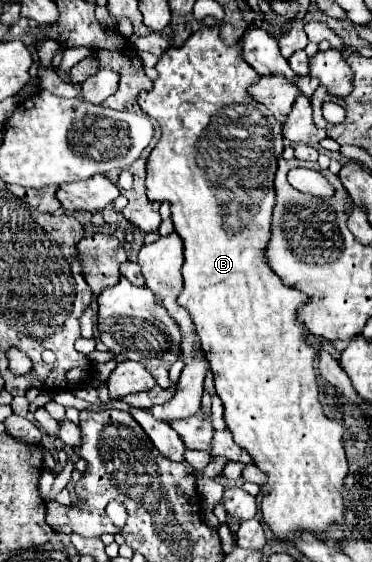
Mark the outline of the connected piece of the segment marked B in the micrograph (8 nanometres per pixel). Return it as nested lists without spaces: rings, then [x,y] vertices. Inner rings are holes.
[[[201,26],[195,34],[191,34],[183,46],[171,46],[163,52],[163,56],[157,62],[157,72],[159,78],[153,82],[153,88],[149,92],[141,92],[139,94],[139,106],[141,110],[155,118],[161,126],[161,138],[157,142],[157,146],[151,150],[149,160],[147,160],[147,198],[151,202],[169,202],[171,204],[171,218],[175,224],[175,232],[181,236],[183,246],[185,246],[185,264],[183,264],[183,290],[179,294],[179,304],[183,308],[187,308],[187,312],[191,314],[195,326],[197,326],[197,334],[201,338],[201,348],[205,350],[205,356],[211,364],[213,376],[215,376],[215,390],[217,396],[223,402],[225,408],[225,424],[227,428],[233,432],[233,440],[245,448],[251,458],[253,464],[267,474],[267,482],[261,486],[261,518],[263,522],[271,528],[271,532],[277,538],[293,538],[295,532],[313,532],[313,534],[323,534],[325,528],[339,528],[343,526],[343,518],[345,518],[345,502],[343,502],[343,478],[347,476],[347,458],[345,458],[345,450],[343,450],[343,434],[345,428],[327,418],[323,412],[323,404],[319,402],[319,386],[317,386],[317,372],[313,368],[313,362],[317,358],[317,344],[309,344],[309,336],[305,324],[297,318],[297,310],[301,304],[309,302],[309,296],[301,294],[301,290],[285,286],[281,282],[281,278],[277,278],[277,274],[273,274],[271,266],[265,262],[265,250],[269,244],[269,234],[271,234],[271,216],[273,216],[273,206],[275,206],[275,172],[277,172],[277,156],[281,156],[283,152],[283,134],[281,134],[281,124],[273,118],[273,114],[269,114],[269,110],[261,104],[257,104],[257,100],[253,100],[247,94],[247,88],[261,78],[243,58],[241,54],[241,46],[227,46],[223,44],[223,40],[219,38],[219,28],[209,28],[209,26]],[[225,218],[243,218],[243,228],[233,232],[225,226]]]

